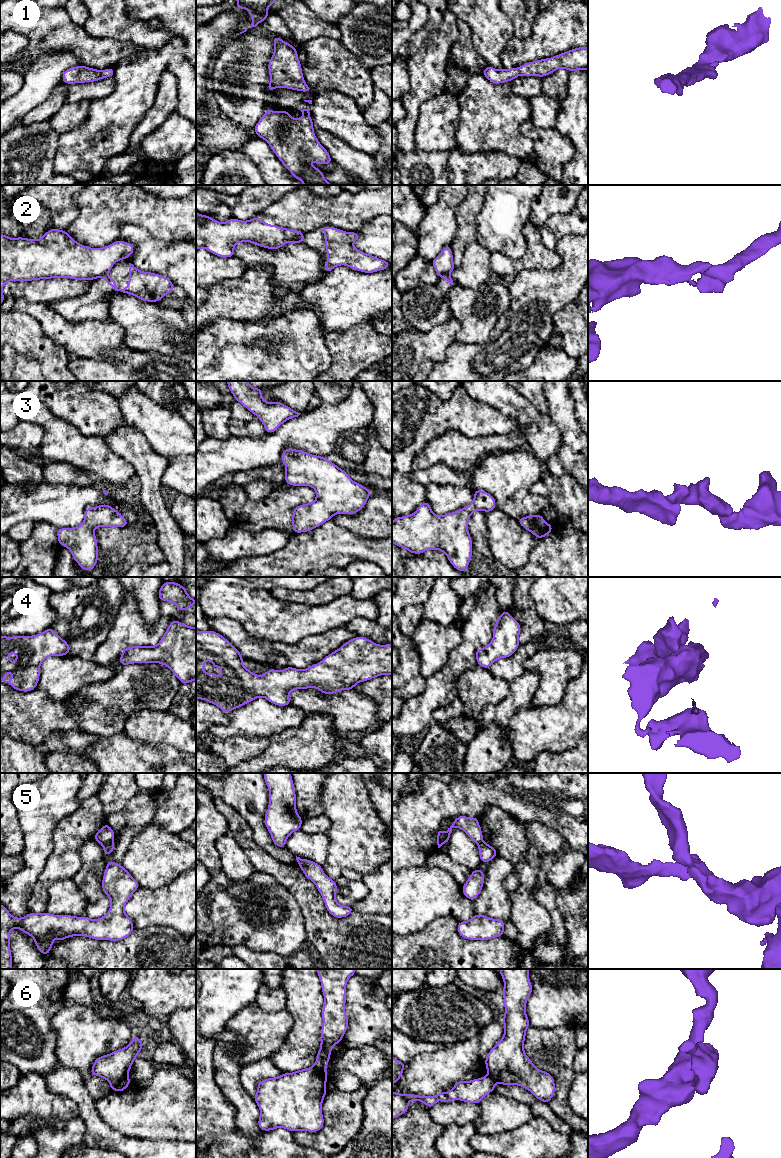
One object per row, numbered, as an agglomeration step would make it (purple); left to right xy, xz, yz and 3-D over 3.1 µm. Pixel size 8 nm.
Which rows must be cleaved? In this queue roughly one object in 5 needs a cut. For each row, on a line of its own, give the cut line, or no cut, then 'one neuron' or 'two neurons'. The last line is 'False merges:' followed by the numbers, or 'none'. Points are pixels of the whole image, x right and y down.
1: no cut; one neuron
2: cut in yz along (449, 274), (444, 274), (440, 277); two neurons
3: no cut; one neuron
4: no cut; one neuron
5: cut in xy along (113, 839), (103, 846); two neurons
6: cut in xy along (128, 1077), (121, 1080), (115, 1090); two neurons
False merges: 2, 5, 6

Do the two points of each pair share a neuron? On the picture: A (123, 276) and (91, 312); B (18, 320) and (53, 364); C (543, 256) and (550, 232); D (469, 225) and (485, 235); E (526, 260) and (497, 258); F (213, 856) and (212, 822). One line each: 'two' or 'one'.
A: one
B: one
C: two
D: two
E: one
F: one

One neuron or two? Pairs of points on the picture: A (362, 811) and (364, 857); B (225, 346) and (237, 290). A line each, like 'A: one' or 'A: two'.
A: one
B: two

